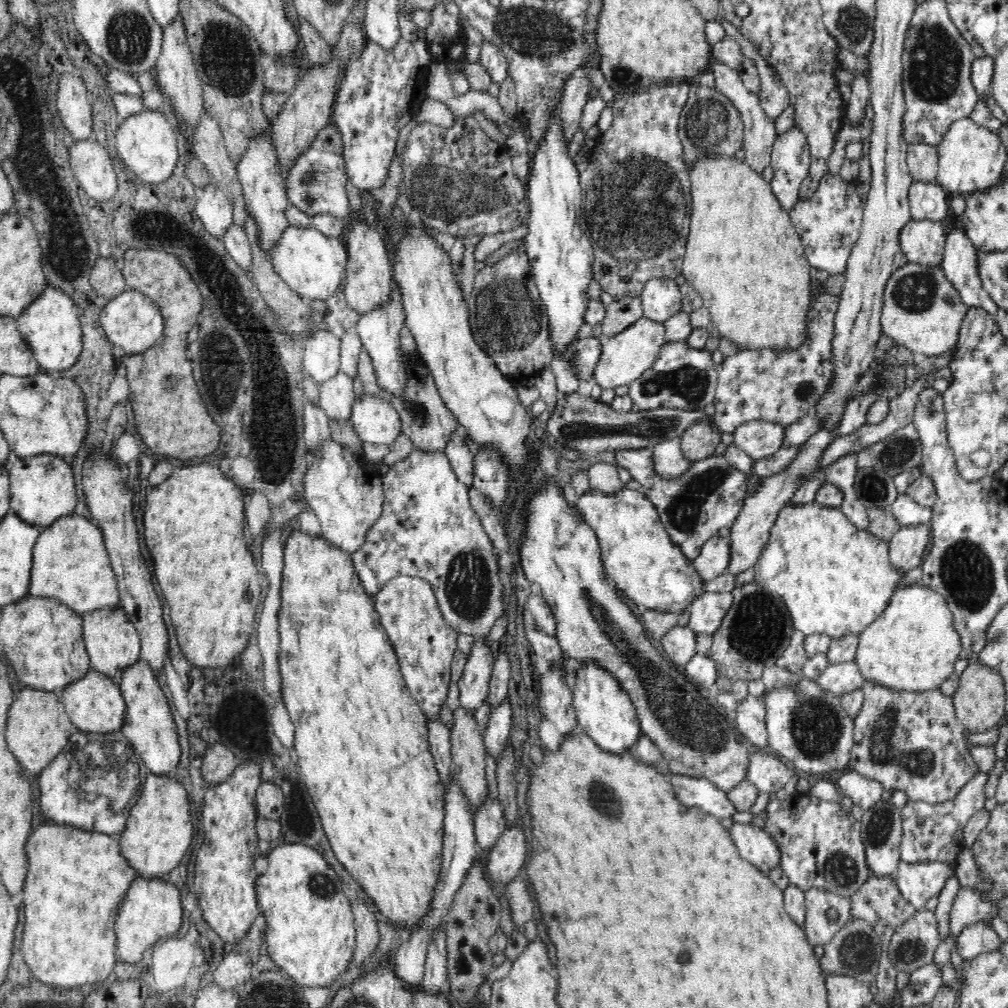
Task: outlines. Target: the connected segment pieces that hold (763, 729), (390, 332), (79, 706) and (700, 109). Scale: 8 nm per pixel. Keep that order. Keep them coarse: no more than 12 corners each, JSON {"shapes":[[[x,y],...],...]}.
{"shapes":[[[765,695],[737,706],[744,738],[767,750]],[[391,279],[385,305],[355,329],[373,357],[381,388],[404,386],[401,289]],[[91,669],[59,693],[84,733],[116,732],[126,703],[116,681]],[[695,83],[680,112],[686,168],[743,146],[738,109]]]}

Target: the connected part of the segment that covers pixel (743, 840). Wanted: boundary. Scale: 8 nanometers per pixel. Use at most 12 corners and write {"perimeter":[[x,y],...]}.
{"perimeter":[[734,821],[739,855],[762,872],[779,866],[778,845],[754,823]]}

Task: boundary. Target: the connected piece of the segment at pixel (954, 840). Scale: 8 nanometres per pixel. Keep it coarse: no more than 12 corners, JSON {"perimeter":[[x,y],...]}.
{"perimeter":[[978,771],[952,799],[901,808],[900,860],[953,863],[984,809]]}

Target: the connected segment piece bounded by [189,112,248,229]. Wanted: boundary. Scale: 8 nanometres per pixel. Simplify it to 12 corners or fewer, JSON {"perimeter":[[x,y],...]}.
{"perimeter":[[208,112],[189,148],[233,207],[244,229],[248,210],[237,166]]}

